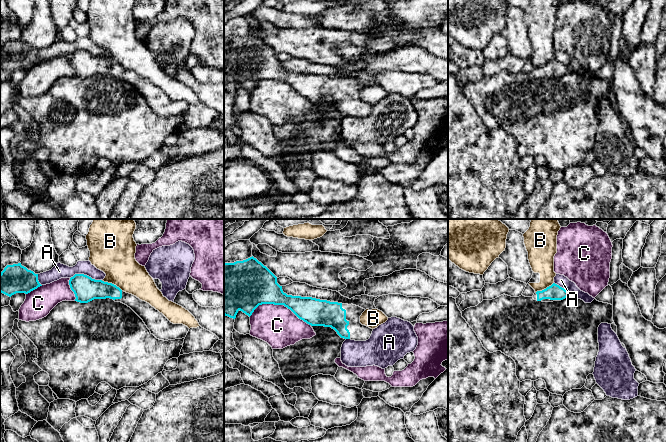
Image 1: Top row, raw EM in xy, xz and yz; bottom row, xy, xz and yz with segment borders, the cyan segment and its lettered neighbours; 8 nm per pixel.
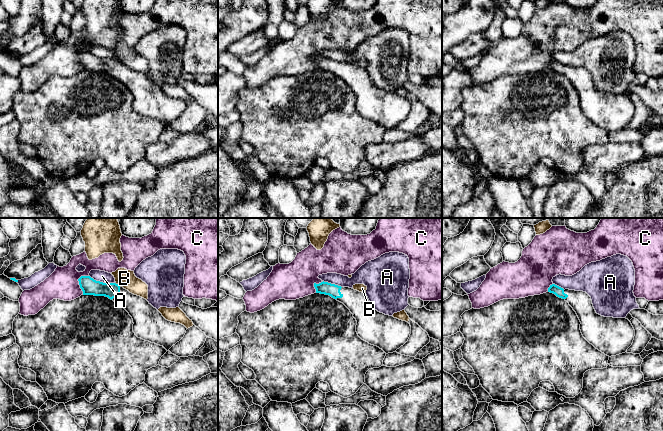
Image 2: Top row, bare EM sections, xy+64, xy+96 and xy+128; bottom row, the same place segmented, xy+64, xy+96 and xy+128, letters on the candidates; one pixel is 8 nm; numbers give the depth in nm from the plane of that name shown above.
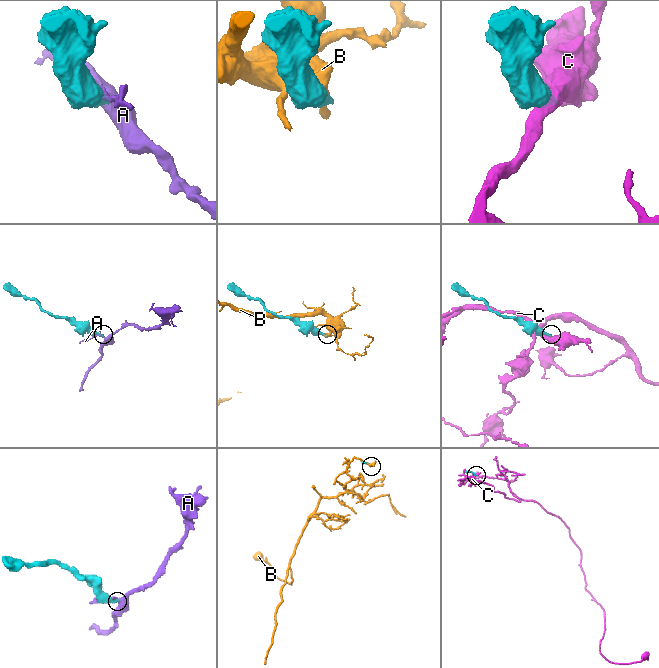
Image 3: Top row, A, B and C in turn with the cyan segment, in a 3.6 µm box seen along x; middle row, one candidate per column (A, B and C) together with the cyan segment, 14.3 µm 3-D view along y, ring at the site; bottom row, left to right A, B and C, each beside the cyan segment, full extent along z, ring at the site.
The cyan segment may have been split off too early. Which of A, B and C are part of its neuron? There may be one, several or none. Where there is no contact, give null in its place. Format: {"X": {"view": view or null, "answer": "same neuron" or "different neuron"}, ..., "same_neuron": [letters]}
{"A": {"view": "xy", "answer": "different neuron"}, "B": {"view": "xy", "answer": "different neuron"}, "C": {"view": "xz", "answer": "different neuron"}, "same_neuron": []}

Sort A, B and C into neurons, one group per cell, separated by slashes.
A / B / C

